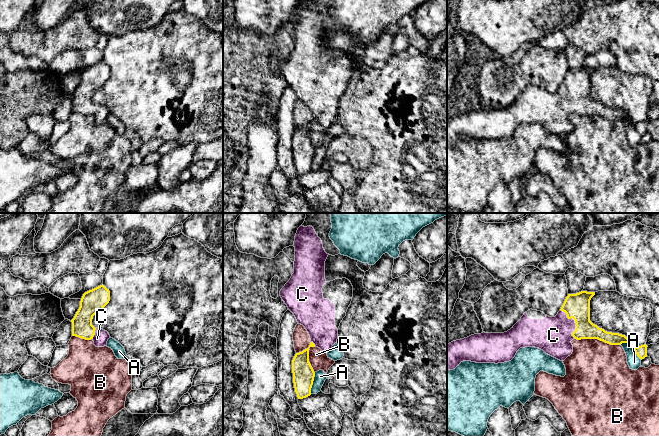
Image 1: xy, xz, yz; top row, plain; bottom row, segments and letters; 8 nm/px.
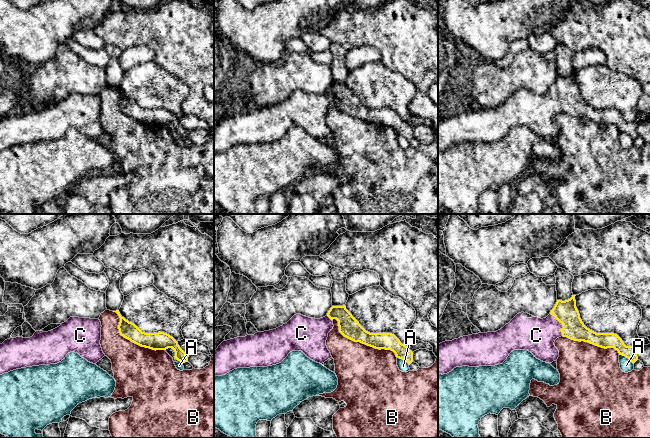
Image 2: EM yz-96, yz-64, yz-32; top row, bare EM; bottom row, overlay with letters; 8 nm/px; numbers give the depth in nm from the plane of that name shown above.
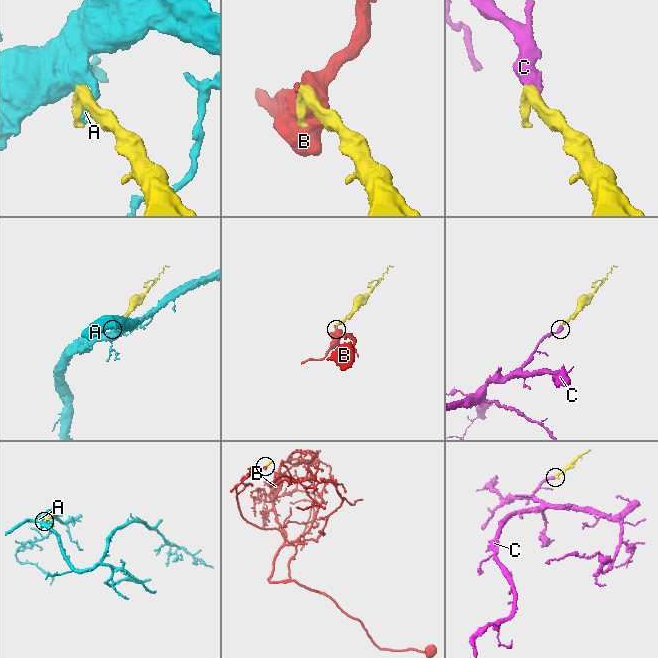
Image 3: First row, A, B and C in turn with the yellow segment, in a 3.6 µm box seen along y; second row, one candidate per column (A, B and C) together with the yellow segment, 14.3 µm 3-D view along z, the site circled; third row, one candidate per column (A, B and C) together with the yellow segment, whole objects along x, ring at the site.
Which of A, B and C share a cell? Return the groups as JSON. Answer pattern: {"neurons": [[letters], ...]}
{"neurons": [["A"], ["B"], ["C"]]}

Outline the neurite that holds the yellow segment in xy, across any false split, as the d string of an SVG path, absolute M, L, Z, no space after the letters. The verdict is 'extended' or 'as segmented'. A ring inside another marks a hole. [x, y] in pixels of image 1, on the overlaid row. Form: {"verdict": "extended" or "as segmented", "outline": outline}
{"verdict": "extended", "outline": "M103 284L85 292L80 307L72 322L72 336L93 340L96 347L104 347L110 335L107 331L92 325L93 316L100 312L110 301L110 291Z"}

